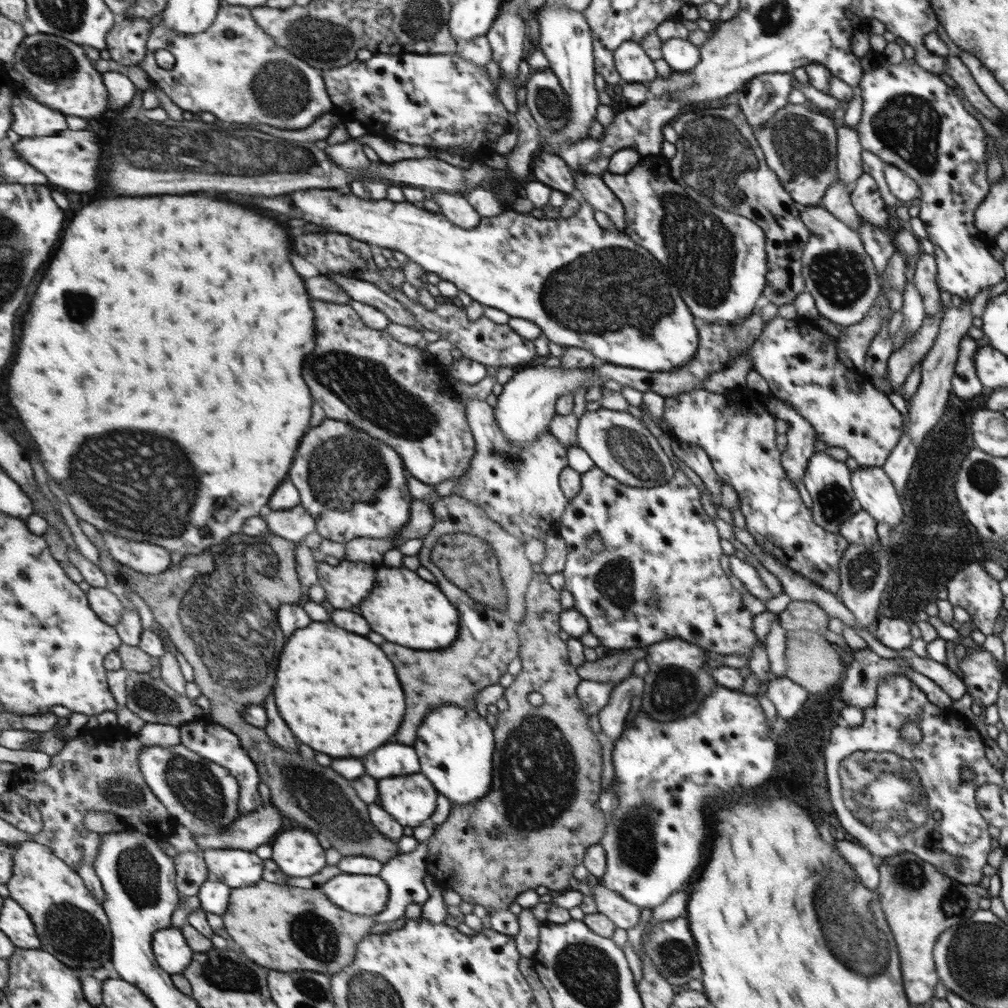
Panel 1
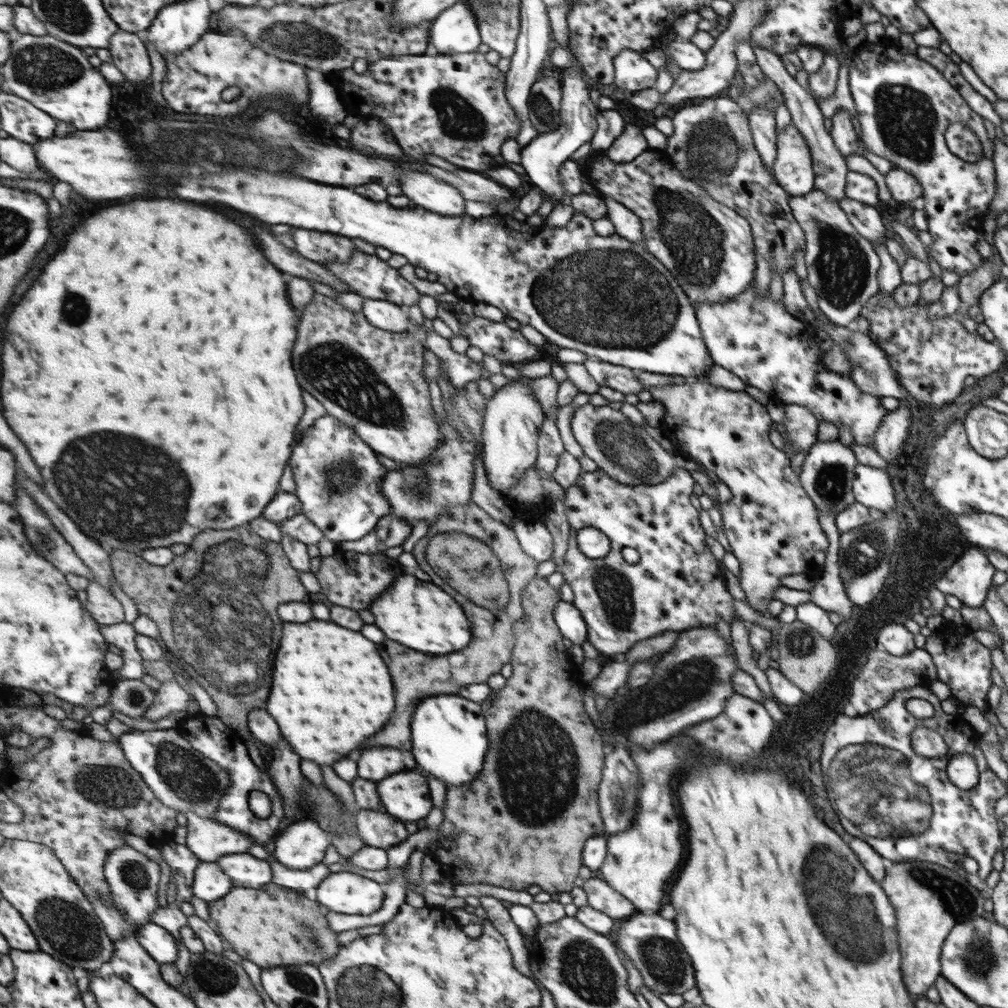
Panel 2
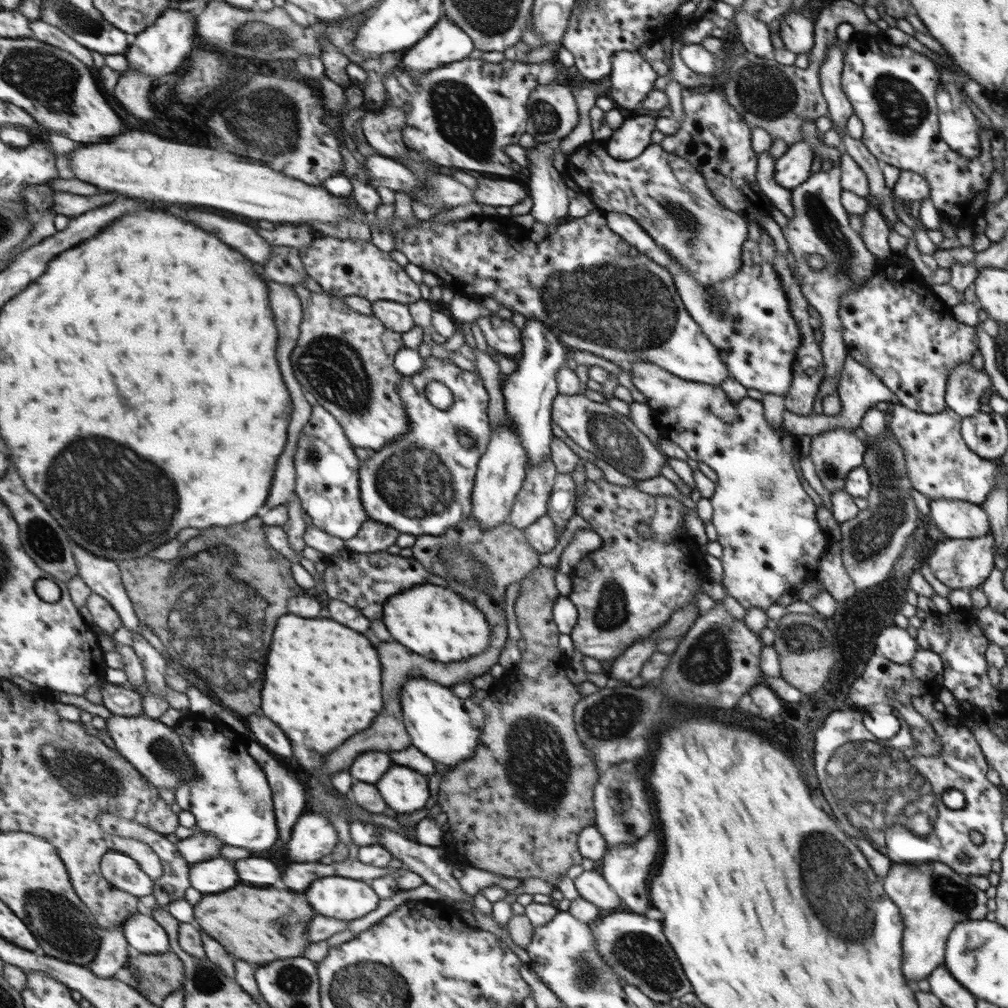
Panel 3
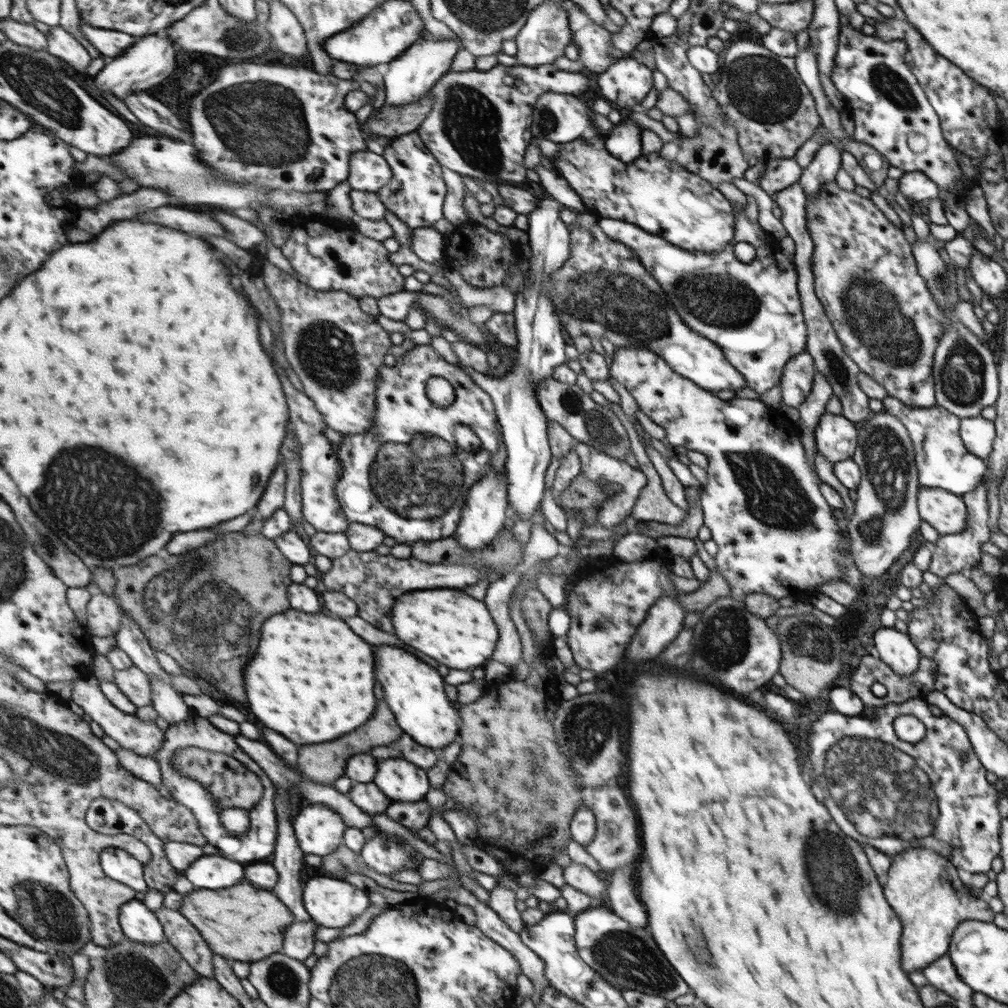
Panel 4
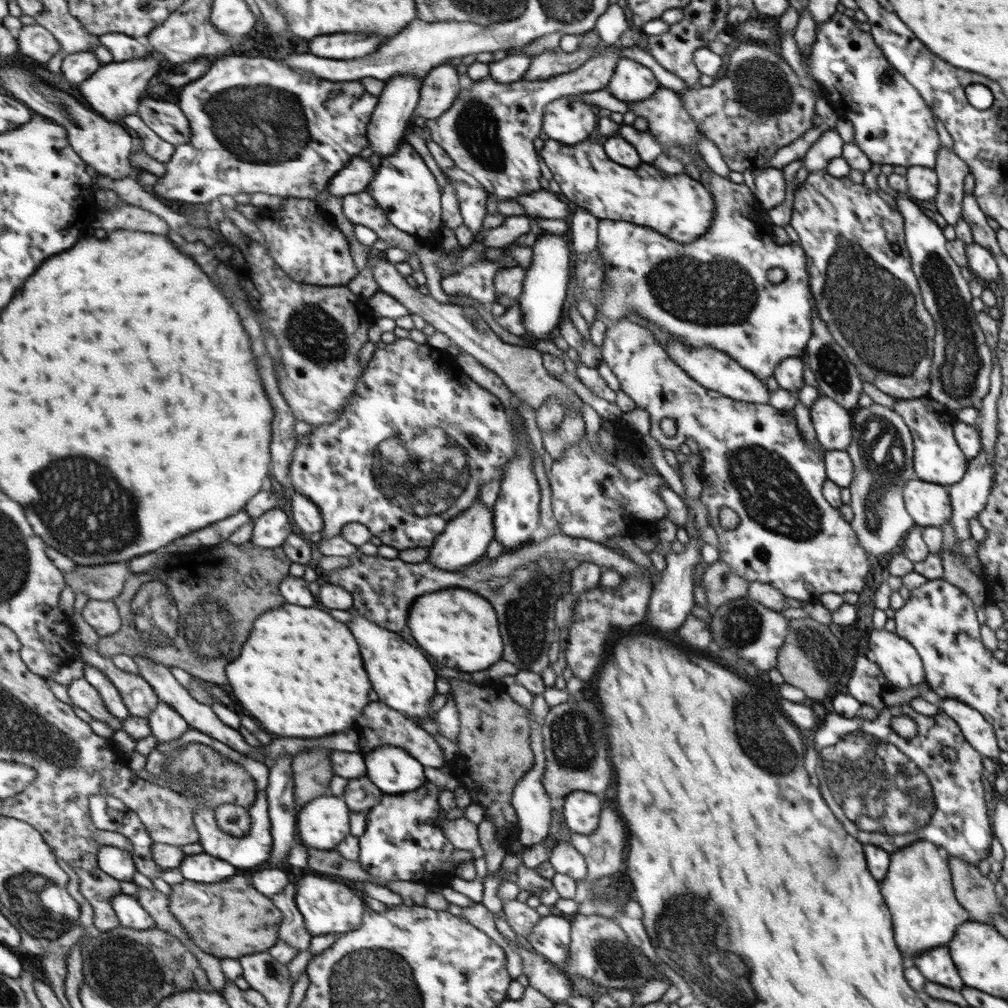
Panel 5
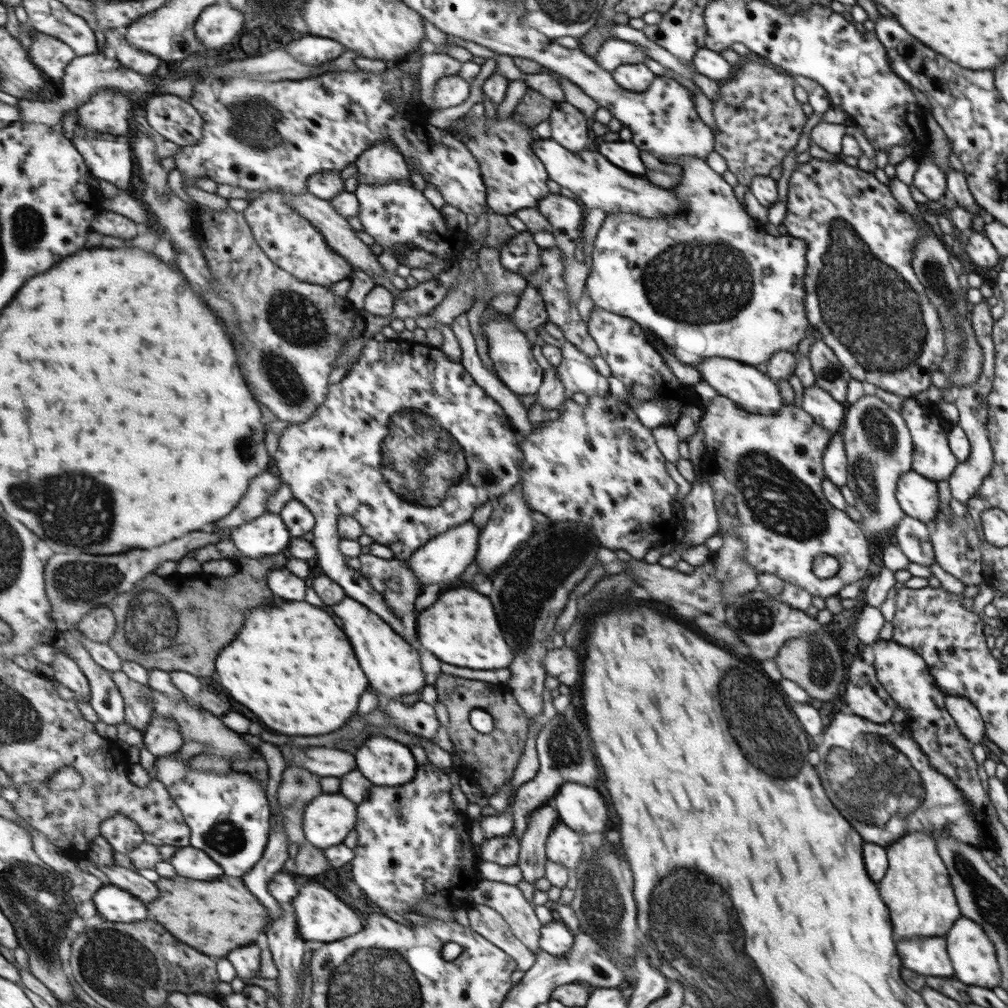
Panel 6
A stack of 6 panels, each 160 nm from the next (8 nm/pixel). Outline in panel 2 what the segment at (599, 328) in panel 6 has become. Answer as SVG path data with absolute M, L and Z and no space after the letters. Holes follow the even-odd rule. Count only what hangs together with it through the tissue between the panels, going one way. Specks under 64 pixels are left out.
M693 380L685 384L662 384L651 386L650 392L653 401L660 402L664 408L663 421L667 427L665 438L669 440L678 455L689 458L710 470L715 479L720 480L731 492L731 499L721 503L722 532L727 537L731 554L739 562L740 574L737 576L739 586L745 596L745 604L758 613L771 617L765 606L773 598L773 590L781 586L781 578L791 577L802 573L809 573L817 578L824 569L827 538L817 524L816 506L807 508L811 504L804 488L799 486L797 476L789 468L789 460L785 454L771 446L767 440L771 415L765 406L749 398L746 392L731 392L724 388L717 388L712 384Z

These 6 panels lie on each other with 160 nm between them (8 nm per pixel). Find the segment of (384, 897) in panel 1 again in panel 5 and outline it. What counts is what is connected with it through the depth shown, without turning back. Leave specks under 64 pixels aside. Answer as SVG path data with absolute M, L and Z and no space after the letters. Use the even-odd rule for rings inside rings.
M301 872L301 876L305 876L305 878L303 878L303 880L301 880L301 884L299 884L297 904L305 917L305 922L309 932L313 936L321 936L321 934L341 935L348 933L349 931L357 930L364 924L364 916L367 912L367 907L365 905L364 898L357 896L357 892L355 892L355 890L352 890L349 886L343 883L327 880L325 876L323 876L323 878L319 878L319 876L322 876L320 874L312 874L308 872L307 874L303 874L303 872Z

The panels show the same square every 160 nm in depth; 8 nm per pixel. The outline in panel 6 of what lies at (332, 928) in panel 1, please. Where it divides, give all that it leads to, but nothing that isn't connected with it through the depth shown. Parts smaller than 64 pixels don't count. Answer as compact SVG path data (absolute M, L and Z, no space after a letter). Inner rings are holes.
M163 878L155 882L161 890L161 896L149 904L150 918L157 918L169 932L189 946L201 950L209 956L229 956L231 950L257 942L270 924L267 908L249 892L247 886L233 886L223 880L215 882L197 882L193 878Z

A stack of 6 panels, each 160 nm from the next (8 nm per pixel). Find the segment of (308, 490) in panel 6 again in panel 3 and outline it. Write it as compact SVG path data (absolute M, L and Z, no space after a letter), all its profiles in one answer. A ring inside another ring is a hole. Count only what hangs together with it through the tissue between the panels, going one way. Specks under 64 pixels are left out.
M435 357L425 358L424 368L413 376L404 376L400 386L402 399L405 401L409 418L410 431L396 441L389 442L360 466L361 498L368 518L381 522L399 530L401 534L411 534L417 538L425 535L443 536L448 530L457 527L461 522L468 521L472 516L473 485L475 484L476 469L479 467L480 457L486 452L491 428L487 416L488 394L478 375L467 370L459 369L453 363L441 361ZM441 382L447 386L454 401L452 405L441 410L429 402L427 398L427 384ZM460 428L470 430L475 436L471 448L463 446L459 438Z

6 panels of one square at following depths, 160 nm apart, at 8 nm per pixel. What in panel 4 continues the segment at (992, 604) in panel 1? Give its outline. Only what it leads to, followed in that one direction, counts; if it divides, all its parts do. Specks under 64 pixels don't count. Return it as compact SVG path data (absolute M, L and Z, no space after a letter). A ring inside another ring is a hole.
M983 479L980 481L980 483L971 491L971 492L966 492L965 494L961 494L961 498L964 499L965 506L967 507L967 526L965 526L965 529L958 534L953 534L953 535L941 535L939 538L937 538L937 541L934 543L933 546L931 546L932 554L929 562L929 567L927 567L927 570L931 572L931 574L935 574L938 578L945 578L948 574L953 574L954 572L966 572L969 568L975 567L977 563L980 562L980 557L982 556L981 552L981 545L985 542L989 541L989 528L987 528L987 498L985 497L986 495L986 487L982 483Z

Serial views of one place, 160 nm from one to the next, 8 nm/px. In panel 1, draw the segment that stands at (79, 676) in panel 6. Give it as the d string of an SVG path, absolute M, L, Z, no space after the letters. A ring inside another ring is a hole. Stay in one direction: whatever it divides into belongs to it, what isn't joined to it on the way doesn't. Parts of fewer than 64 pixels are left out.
M182 742L177 746L146 746L140 756L140 767L145 777L146 789L152 790L152 792L164 802L164 805L168 808L168 812L171 815L172 821L175 823L183 824L189 827L192 833L198 834L198 836L205 836L206 834L217 834L226 830L228 826L231 826L242 814L240 811L240 782L229 772L229 769L224 765L218 765L212 759L202 758L201 755L189 750L189 747L185 746Z

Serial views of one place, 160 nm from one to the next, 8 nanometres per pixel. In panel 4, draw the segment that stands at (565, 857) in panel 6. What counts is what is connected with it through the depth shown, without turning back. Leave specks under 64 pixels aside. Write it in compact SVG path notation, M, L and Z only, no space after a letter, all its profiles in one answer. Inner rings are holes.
M569 863L563 869L566 884L586 894L595 904L603 904L606 897L606 879L595 874L584 865Z

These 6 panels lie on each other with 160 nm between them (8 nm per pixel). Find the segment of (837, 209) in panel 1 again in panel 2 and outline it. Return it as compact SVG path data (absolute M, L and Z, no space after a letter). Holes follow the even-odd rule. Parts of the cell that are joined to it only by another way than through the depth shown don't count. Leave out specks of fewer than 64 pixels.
M753 46L751 50L753 50L755 62L757 62L757 66L759 66L765 78L773 82L775 87L782 93L785 107L787 107L791 117L790 123L795 125L797 130L800 130L800 133L804 135L804 139L811 148L812 166L815 169L815 189L826 192L826 194L835 198L837 203L839 203L839 200L845 197L845 174L848 170L847 167L845 167L843 156L839 154L830 134L823 127L823 118L816 104L816 100L786 72L782 58L777 57L775 53L771 53L771 51L759 46Z

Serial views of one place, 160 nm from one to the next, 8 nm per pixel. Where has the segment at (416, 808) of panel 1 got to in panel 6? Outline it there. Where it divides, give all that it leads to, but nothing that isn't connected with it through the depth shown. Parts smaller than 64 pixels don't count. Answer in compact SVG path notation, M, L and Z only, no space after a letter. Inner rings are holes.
M373 734L357 752L359 770L377 786L401 786L411 782L419 765L409 746L382 734Z

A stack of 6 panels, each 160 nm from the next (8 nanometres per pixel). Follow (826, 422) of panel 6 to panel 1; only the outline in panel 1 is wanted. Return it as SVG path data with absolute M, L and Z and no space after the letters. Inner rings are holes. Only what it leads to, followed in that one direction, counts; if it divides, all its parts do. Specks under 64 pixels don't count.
M827 451L814 452L809 457L802 482L812 500L812 518L829 533L838 534L844 521L860 509L860 503L852 491L849 468L840 459L832 458Z

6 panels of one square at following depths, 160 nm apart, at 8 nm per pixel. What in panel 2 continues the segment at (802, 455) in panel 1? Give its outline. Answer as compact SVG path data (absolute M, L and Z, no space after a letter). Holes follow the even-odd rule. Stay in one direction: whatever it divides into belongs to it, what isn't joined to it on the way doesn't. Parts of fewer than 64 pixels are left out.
M781 405L784 417L781 420L786 440L792 452L806 452L816 443L818 420L805 408L797 405Z

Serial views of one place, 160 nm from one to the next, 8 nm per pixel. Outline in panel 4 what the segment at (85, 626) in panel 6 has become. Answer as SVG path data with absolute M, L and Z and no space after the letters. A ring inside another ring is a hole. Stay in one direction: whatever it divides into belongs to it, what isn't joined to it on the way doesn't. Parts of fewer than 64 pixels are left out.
M104 593L92 596L88 605L87 628L98 637L116 635L123 622L123 613L119 602Z

